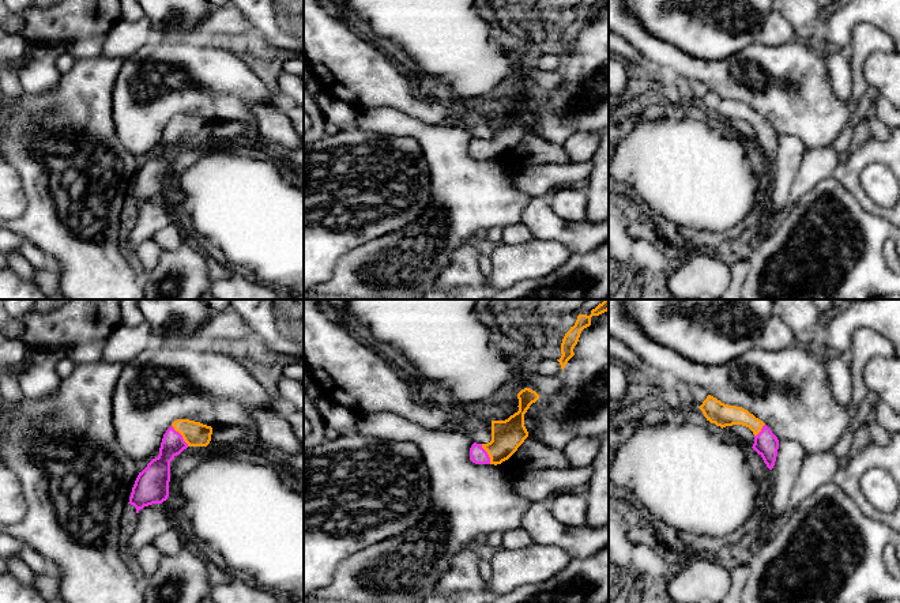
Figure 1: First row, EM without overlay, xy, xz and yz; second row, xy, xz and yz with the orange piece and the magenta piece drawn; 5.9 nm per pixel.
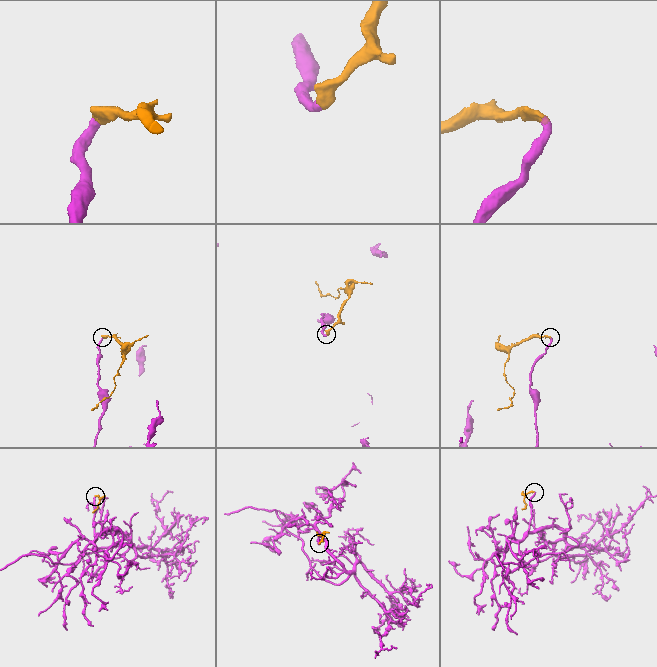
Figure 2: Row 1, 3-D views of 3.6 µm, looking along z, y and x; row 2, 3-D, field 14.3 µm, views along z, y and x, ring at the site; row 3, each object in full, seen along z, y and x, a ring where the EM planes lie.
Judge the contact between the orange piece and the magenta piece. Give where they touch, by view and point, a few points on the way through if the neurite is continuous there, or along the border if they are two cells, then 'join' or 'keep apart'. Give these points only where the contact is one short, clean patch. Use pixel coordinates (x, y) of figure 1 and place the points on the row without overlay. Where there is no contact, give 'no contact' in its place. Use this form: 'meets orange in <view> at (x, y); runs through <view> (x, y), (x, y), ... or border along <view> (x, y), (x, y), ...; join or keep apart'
meets orange in xy at (181, 129); runs through xy (195, 129), (181, 129), (166, 147), (158, 165); join

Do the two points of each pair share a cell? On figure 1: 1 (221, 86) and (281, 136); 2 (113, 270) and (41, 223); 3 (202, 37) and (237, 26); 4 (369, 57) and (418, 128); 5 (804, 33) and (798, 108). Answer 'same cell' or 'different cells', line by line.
1: different cells
2: same cell
3: same cell
4: different cells
5: different cells

